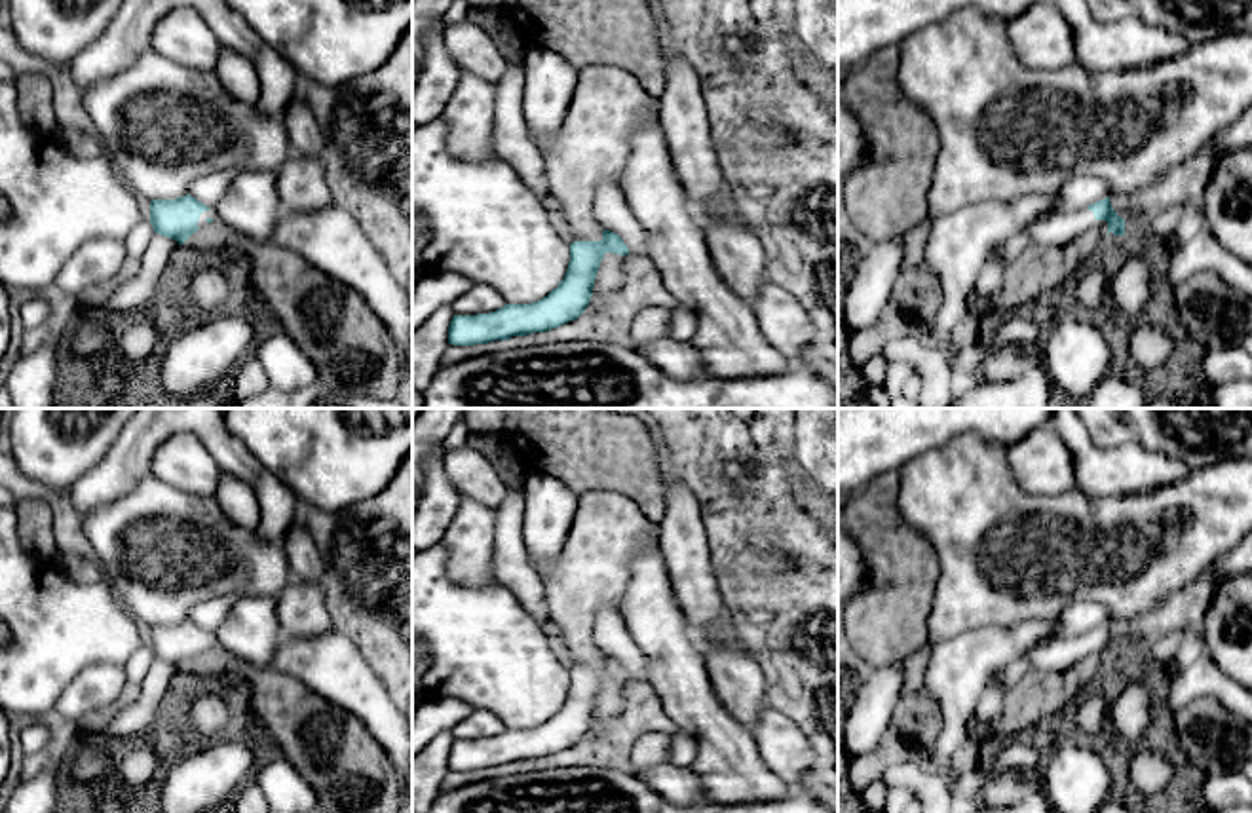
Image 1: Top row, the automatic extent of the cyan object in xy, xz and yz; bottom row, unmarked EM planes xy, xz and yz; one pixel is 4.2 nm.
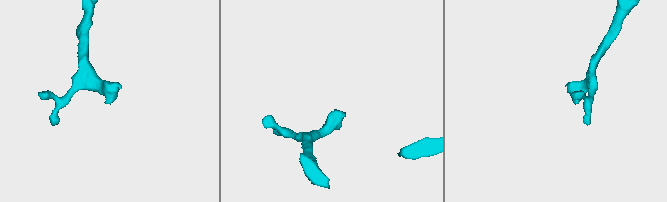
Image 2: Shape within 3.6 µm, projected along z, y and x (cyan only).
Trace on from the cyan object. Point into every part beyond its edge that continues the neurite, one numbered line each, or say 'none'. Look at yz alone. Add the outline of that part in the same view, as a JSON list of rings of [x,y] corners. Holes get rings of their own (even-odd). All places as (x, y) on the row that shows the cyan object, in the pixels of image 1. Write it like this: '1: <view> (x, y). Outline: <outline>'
1: yz (1059, 228). Outline: [[[1089,209],[1053,213],[1024,228],[1022,239],[1026,245],[1062,247],[1091,228],[1108,234],[1108,222],[1096,220]]]

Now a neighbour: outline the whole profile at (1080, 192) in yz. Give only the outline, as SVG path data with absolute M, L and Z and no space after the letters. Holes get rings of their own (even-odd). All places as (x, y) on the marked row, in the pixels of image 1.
M1075 177L1068 180L1058 192L1058 203L1054 213L1087 209L1089 205L1110 198L1110 188L1104 179L1098 177Z

